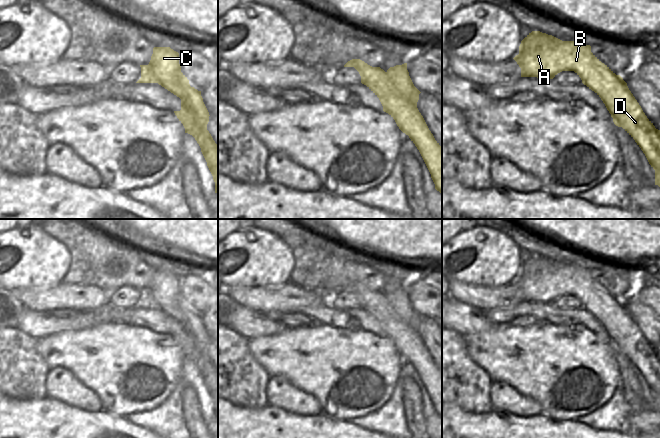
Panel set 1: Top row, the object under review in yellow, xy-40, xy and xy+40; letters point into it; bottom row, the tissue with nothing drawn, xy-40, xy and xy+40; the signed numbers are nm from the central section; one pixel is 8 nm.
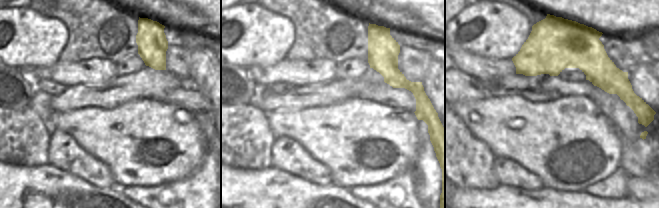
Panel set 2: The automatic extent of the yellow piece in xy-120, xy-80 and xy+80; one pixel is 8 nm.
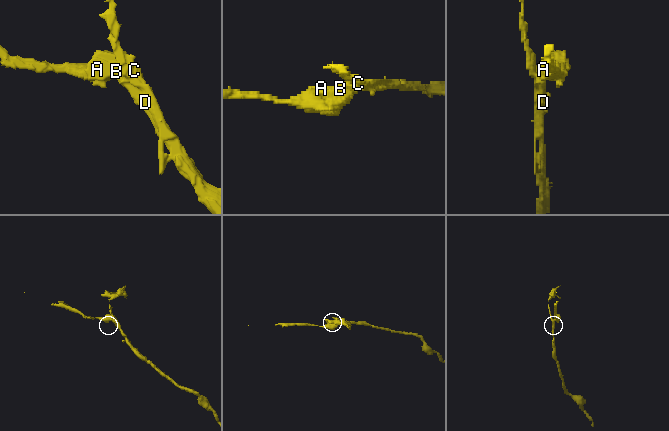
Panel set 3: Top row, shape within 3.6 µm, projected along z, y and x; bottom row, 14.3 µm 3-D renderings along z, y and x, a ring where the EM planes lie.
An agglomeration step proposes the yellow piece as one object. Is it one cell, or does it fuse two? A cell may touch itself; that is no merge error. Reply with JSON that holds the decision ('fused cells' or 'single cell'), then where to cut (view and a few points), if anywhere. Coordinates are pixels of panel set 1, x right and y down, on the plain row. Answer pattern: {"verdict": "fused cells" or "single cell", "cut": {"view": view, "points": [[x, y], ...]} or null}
{"verdict": "fused cells", "cut": {"view": "xy", "points": [[386, 296], [394, 310], [407, 321]]}}

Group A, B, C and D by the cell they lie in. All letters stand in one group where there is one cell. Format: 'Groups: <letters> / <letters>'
Groups: A B D / C.

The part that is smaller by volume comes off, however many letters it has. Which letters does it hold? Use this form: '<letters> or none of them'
C

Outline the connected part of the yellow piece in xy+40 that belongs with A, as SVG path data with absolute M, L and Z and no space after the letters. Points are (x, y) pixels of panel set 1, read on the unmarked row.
M532 255L521 265L519 278L513 283L521 292L521 301L553 303L562 295L574 295L582 307L601 322L614 348L622 351L641 372L655 394L655 409L660 411L660 354L656 353L647 342L623 302L602 287L591 276L590 269L576 265L562 265L540 255Z

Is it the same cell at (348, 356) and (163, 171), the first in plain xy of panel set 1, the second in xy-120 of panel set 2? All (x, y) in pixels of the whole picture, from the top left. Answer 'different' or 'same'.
same

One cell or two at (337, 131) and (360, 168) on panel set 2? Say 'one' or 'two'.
one

